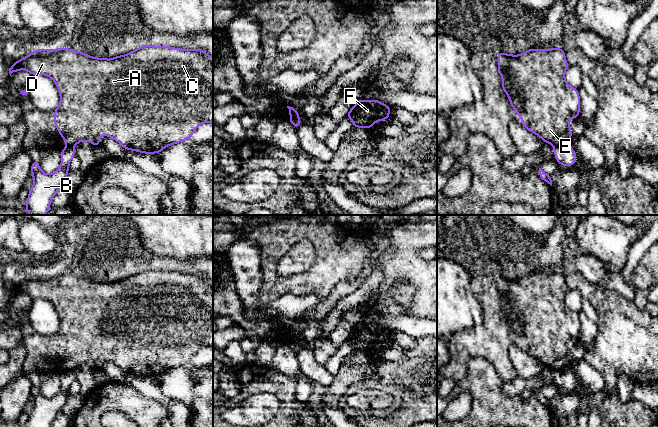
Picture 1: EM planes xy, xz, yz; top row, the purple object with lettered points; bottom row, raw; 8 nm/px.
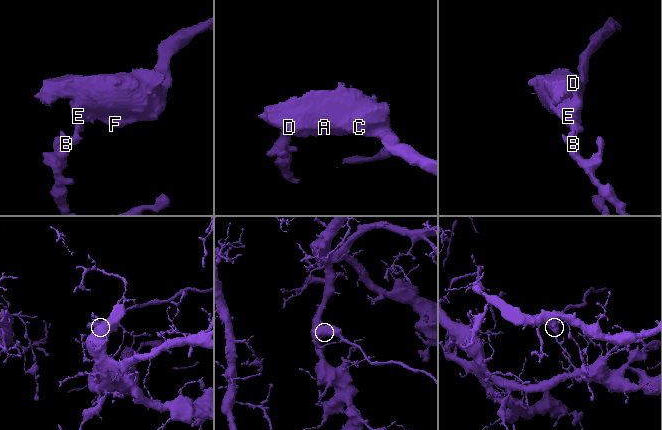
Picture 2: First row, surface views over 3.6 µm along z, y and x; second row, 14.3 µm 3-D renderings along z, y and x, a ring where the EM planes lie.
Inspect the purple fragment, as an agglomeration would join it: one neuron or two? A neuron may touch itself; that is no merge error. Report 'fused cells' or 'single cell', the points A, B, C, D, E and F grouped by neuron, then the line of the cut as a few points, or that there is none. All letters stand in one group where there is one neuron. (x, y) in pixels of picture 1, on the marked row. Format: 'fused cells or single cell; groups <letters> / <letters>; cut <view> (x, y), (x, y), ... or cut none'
fused cells; groups A C D E F / B; cut yz (567, 142), (554, 148)

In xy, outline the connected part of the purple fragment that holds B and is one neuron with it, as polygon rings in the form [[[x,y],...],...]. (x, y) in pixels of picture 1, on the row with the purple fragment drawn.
[[[73,146],[61,150],[61,166],[53,174],[44,173],[39,162],[32,161],[31,174],[34,184],[29,190],[29,196],[24,208],[29,215],[45,215],[51,208],[50,202],[59,187],[66,181],[71,159],[75,156]]]

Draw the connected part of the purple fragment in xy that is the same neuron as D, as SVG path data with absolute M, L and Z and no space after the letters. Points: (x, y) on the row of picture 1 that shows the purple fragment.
M143 45L138 49L125 55L115 56L113 59L96 58L84 54L82 51L72 51L70 48L60 49L37 49L30 55L14 62L9 68L9 74L22 69L27 70L32 76L42 74L50 77L56 84L60 94L60 104L54 110L54 124L61 137L64 138L66 147L75 146L81 141L88 141L94 146L100 145L100 137L106 135L116 140L126 150L140 153L160 153L165 147L183 142L189 139L197 127L202 123L213 123L213 57L203 50L185 50L167 46Z

